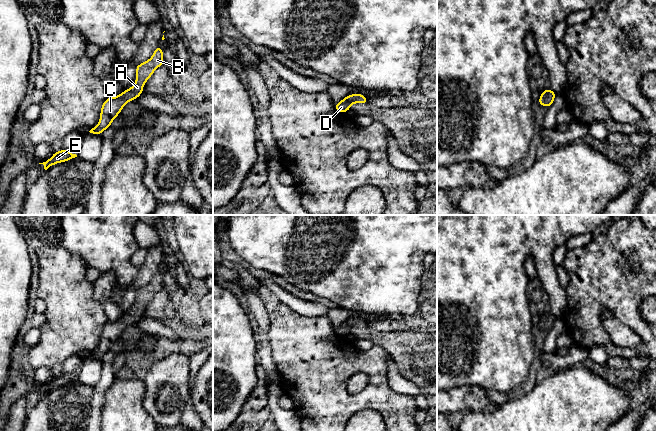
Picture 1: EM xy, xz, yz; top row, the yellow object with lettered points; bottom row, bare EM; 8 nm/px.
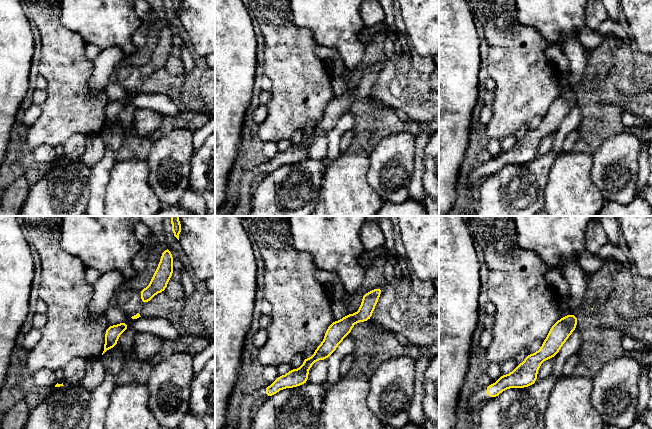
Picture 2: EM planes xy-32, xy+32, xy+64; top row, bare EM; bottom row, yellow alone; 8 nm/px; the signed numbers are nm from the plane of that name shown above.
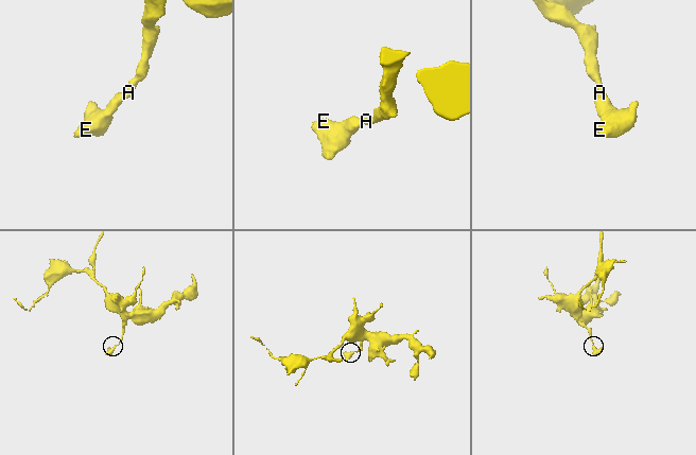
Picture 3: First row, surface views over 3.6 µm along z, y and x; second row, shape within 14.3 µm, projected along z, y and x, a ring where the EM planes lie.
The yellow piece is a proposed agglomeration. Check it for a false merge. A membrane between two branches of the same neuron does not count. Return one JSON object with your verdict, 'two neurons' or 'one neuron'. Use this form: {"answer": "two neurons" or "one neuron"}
{"answer": "one neuron"}

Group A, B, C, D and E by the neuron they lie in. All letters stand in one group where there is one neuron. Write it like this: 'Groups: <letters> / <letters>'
Groups: A B C D E

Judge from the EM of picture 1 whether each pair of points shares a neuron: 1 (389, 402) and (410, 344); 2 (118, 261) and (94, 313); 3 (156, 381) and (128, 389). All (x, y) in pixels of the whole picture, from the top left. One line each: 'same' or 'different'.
1: different
2: different
3: different

